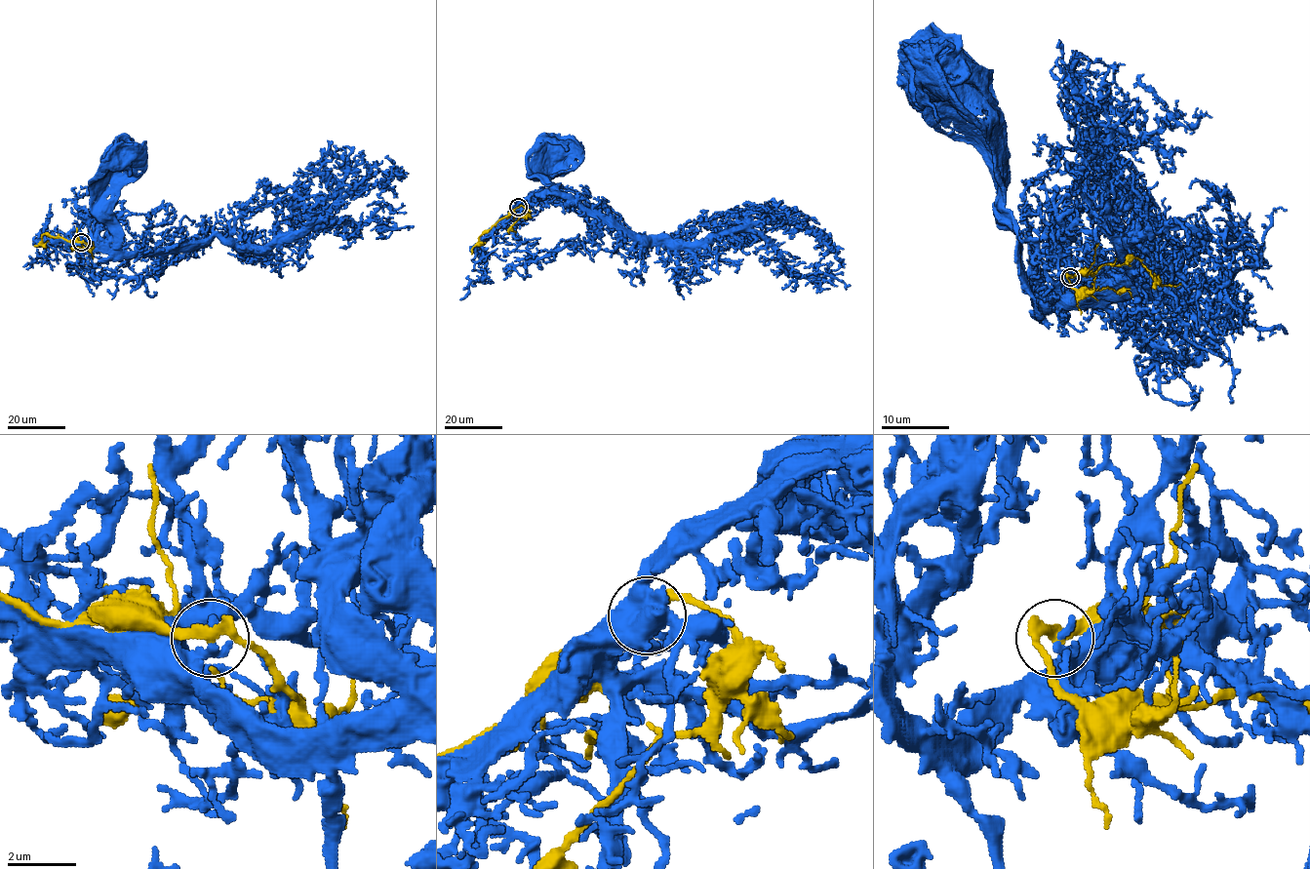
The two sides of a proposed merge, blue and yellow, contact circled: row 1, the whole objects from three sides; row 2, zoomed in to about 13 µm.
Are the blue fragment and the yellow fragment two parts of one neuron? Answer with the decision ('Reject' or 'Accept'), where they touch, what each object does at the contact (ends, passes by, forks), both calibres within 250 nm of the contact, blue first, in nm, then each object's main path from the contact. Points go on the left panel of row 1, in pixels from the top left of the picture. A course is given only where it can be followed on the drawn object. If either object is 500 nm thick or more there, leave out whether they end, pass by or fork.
Reject. Place: (81, 242). At the ring blue ends. At the ring yellow passes by. Thickness 360 nm (blue) against 260 nm. Course of blue: (81, 242), (80, 246), (86, 250), (112, 248), (113, 181), (120, 157). Course of yellow: (81, 242), (44, 234), (42, 241), (35, 245)

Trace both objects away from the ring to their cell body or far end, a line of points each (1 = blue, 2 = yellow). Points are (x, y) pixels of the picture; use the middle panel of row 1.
1: (518, 207), (532, 194), (549, 189), (548, 178), (554, 177), (557, 154)
2: (518, 207), (479, 237), (472, 254)

